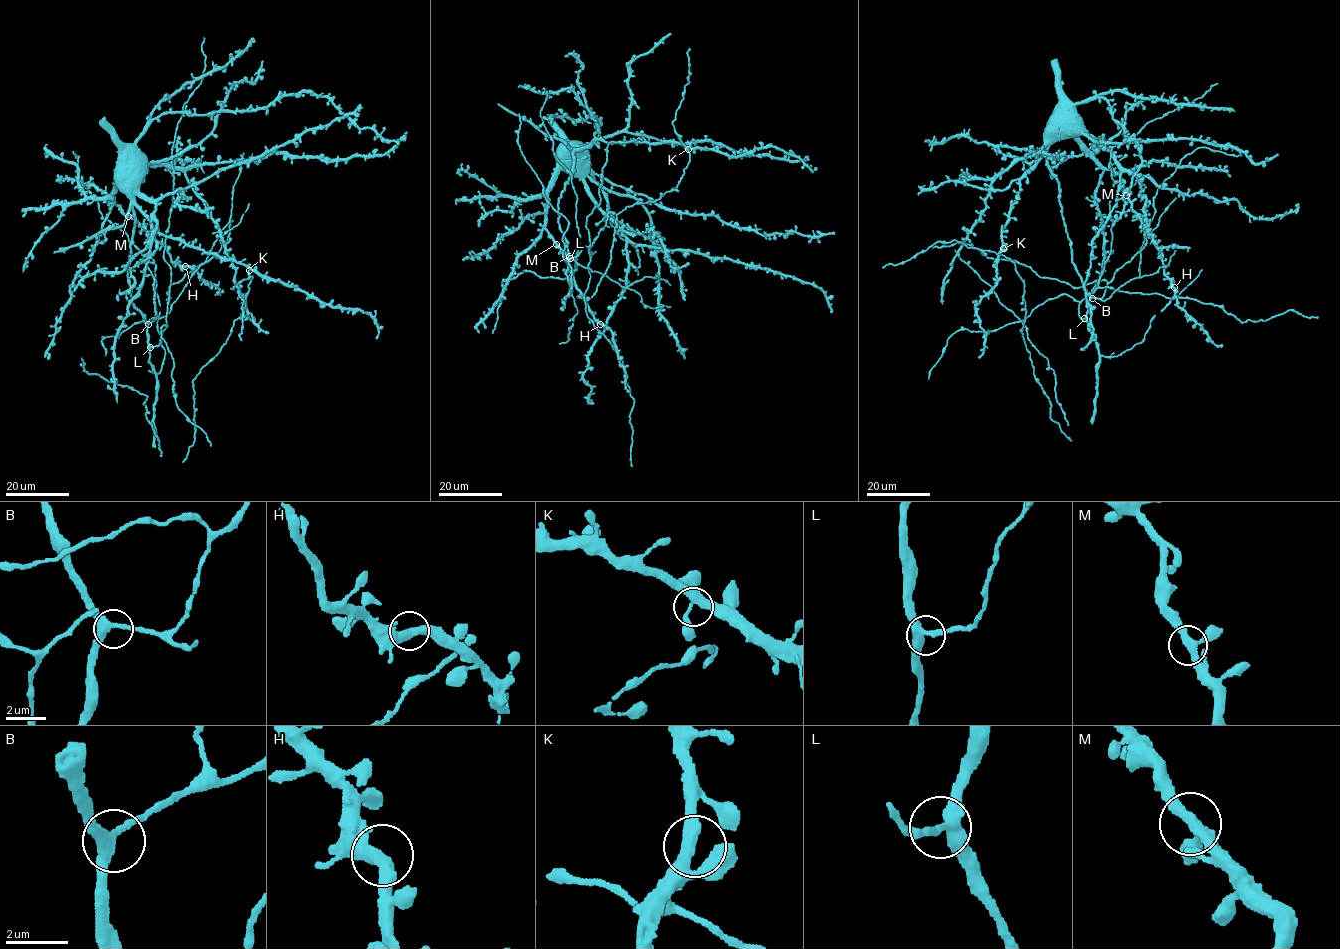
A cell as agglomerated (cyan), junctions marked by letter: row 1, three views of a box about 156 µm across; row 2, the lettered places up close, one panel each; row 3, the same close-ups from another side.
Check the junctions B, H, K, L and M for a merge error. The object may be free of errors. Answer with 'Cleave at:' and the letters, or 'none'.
Cleave at: none

